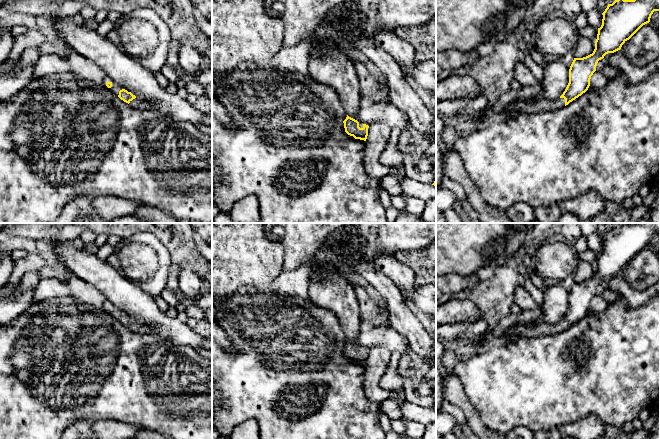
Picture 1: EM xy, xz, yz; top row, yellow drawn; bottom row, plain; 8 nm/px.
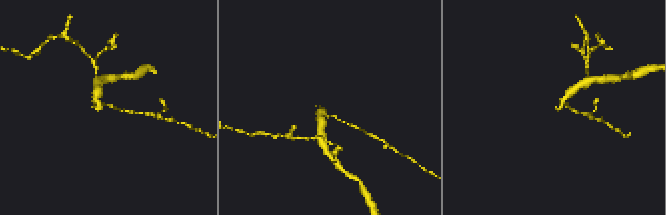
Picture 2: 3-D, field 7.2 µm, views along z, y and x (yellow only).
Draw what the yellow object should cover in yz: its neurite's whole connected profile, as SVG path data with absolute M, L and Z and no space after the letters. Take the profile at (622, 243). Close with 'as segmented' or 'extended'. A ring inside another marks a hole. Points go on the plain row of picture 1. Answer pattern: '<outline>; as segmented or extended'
M617 223L608 228L602 237L602 249L598 252L593 277L574 282L569 293L569 307L560 322L551 325L541 317L516 324L507 330L505 336L500 336L505 339L504 344L526 337L559 333L581 320L590 310L598 285L606 278L620 274L643 249L650 246L654 235L660 235L660 223Z; extended

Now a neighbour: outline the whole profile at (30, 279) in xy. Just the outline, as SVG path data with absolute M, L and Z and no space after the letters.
M39 270L27 272L22 277L18 287L13 291L13 294L17 296L27 290L33 289L40 280Z

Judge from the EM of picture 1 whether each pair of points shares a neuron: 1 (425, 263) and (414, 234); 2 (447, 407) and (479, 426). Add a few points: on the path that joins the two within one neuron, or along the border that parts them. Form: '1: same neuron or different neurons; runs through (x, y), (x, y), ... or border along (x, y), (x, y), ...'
1: different neurons; border along (425, 246), (419, 249), (400, 250), (397, 253)
2: different neurons; border along (449, 401), (463, 413), (470, 428)

